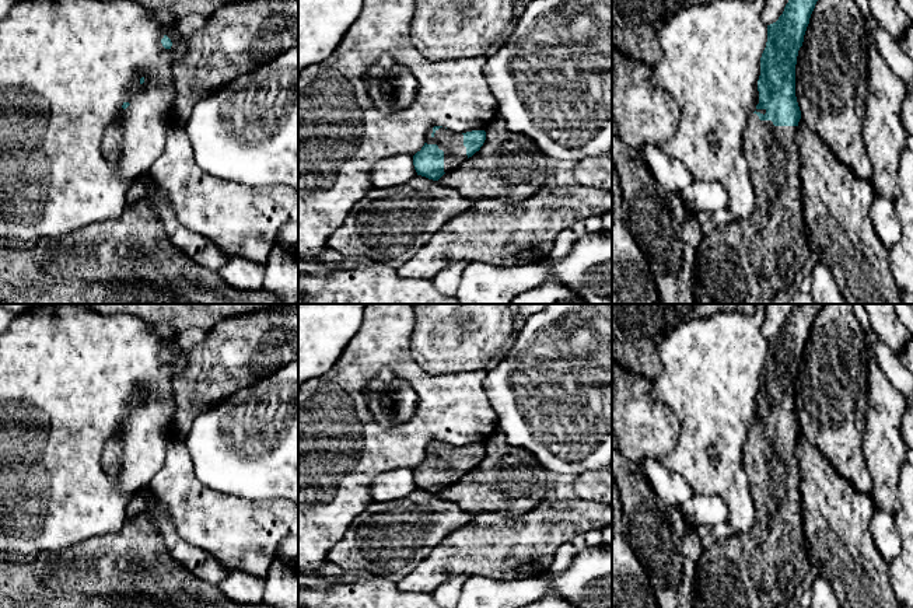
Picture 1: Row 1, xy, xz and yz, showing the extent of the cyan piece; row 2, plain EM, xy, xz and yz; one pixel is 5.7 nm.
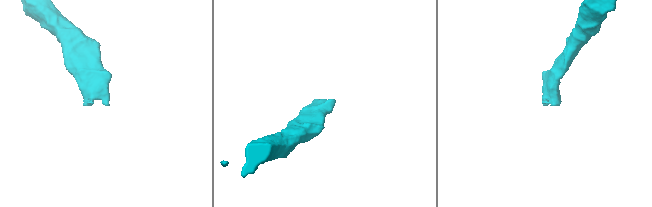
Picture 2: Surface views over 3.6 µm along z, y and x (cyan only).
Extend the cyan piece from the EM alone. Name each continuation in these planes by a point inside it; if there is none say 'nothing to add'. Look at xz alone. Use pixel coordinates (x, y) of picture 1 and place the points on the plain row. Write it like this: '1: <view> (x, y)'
1: xz (451, 457)

